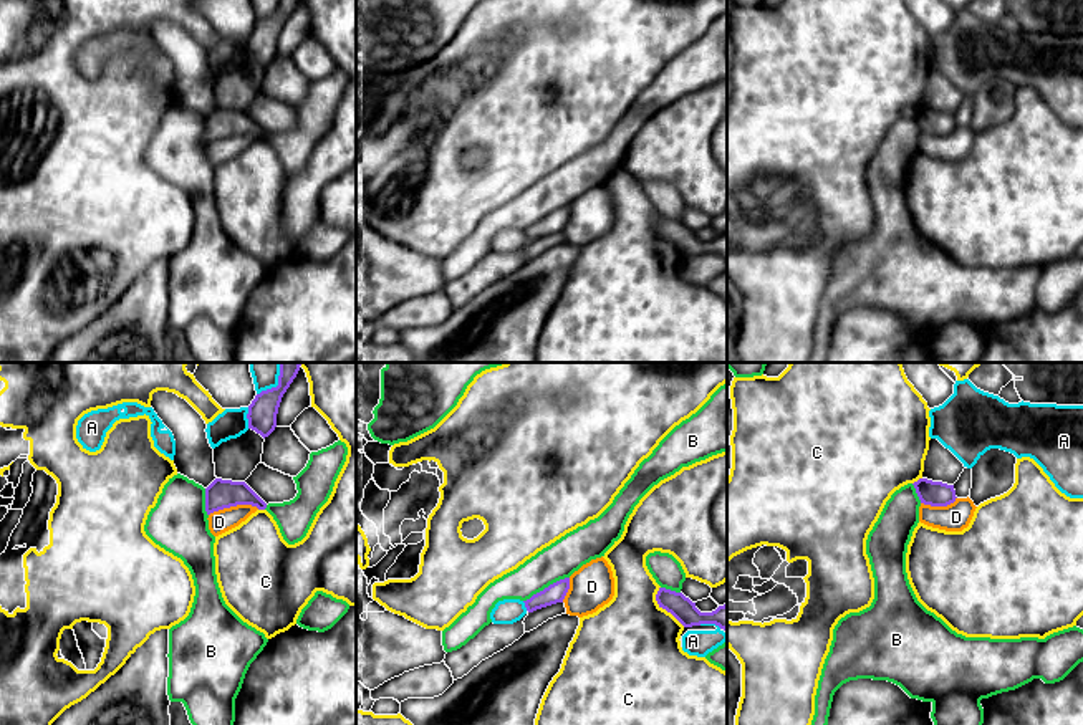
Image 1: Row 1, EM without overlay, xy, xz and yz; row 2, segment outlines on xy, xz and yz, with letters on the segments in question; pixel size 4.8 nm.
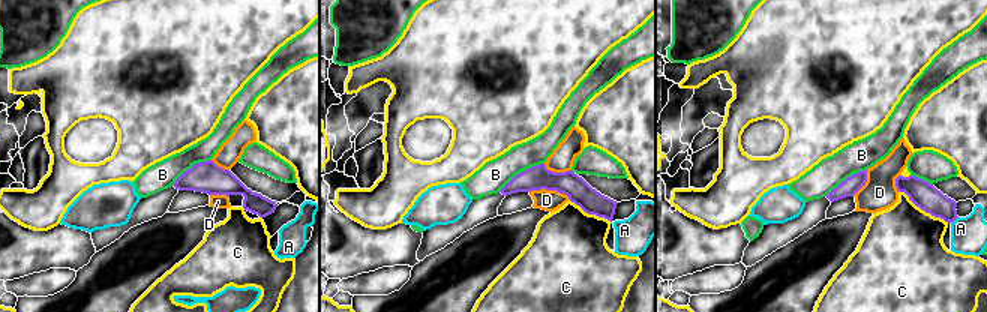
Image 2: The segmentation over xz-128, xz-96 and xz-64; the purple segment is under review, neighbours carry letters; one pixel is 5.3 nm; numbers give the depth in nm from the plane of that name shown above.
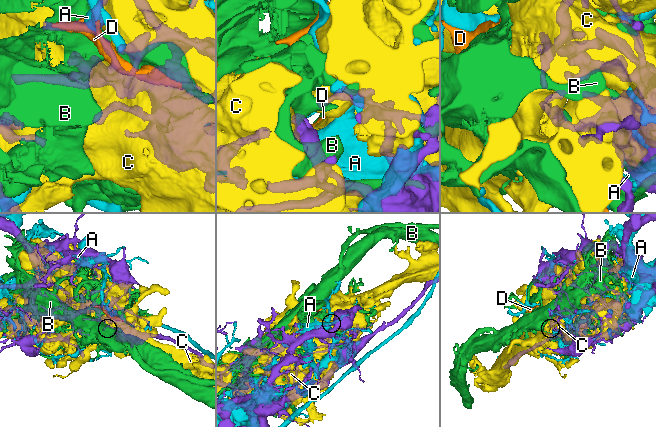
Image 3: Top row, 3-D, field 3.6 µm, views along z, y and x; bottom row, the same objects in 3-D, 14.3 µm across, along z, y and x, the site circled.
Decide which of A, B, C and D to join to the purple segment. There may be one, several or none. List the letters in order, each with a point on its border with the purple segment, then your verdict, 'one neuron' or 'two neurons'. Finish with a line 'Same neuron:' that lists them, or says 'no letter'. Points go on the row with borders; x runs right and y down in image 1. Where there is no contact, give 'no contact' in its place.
A: xy (247, 417) | two neurons
B: xz (545, 588) | two neurons
C: xz (663, 608) | two neurons
D: xy (234, 505) | two neurons
Same neuron: no letter

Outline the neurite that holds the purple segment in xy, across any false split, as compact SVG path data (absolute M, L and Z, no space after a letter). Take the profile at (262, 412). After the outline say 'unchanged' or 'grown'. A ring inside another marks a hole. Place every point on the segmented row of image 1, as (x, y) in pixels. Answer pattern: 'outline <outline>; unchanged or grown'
outline M280 362L278 386L262 391L248 406L248 429L268 437L277 427L277 414L283 394L296 377L301 362Z; unchanged

